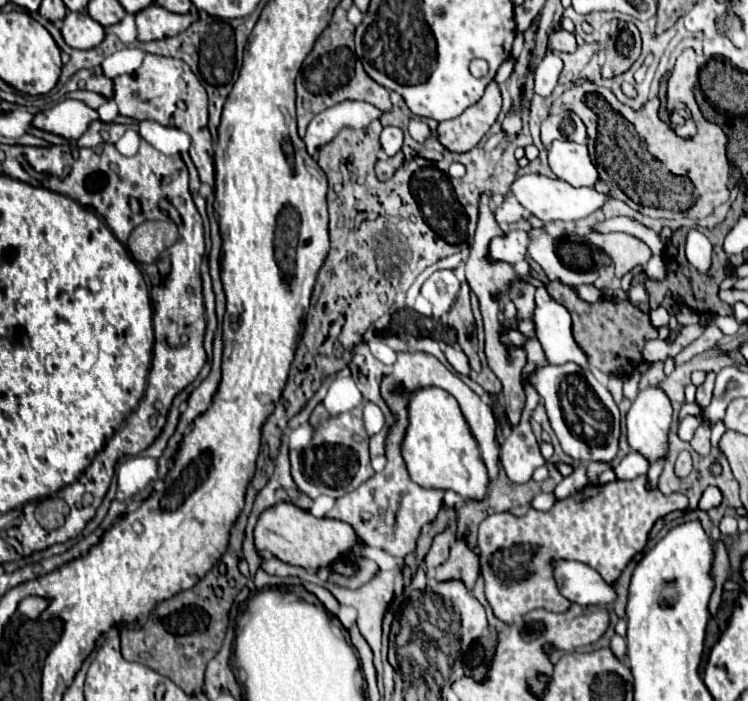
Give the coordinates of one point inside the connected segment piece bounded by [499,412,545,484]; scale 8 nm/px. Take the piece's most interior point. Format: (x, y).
(519, 454)

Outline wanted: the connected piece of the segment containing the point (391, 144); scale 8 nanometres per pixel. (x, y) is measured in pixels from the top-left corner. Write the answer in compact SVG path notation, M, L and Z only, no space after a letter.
M397 126L383 128L383 132L381 132L381 146L383 146L383 150L389 156L397 154L401 150L401 146L403 146L403 132L401 132L401 128L397 128Z

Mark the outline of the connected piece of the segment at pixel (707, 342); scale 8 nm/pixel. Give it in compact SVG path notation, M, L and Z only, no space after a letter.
M707 326L705 332L703 332L693 344L689 344L685 350L681 350L681 352L675 356L675 364L681 366L681 364L689 362L693 356L697 356L697 354L701 354L701 352L713 348L721 338L723 338L723 334L721 334L719 328L715 328L715 326Z

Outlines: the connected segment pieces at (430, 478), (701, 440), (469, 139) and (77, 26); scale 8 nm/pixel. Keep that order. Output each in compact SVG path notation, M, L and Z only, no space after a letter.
M423 388L413 392L409 402L409 428L401 452L411 480L419 486L429 490L453 490L475 502L487 498L487 466L459 402L449 392L441 388Z
M701 424L701 426L697 428L693 440L691 440L691 448L693 448L697 454L707 456L707 454L709 454L709 436L711 436L711 428L705 426L705 424Z
M491 82L479 102L469 106L461 116L439 124L439 142L453 152L471 150L495 124L501 110L501 92Z
M69 12L63 20L63 28L61 34L65 38L65 42L71 48L79 48L79 50L89 50L95 48L103 42L105 38L105 30L99 22L95 22L89 14L81 14L81 12Z

